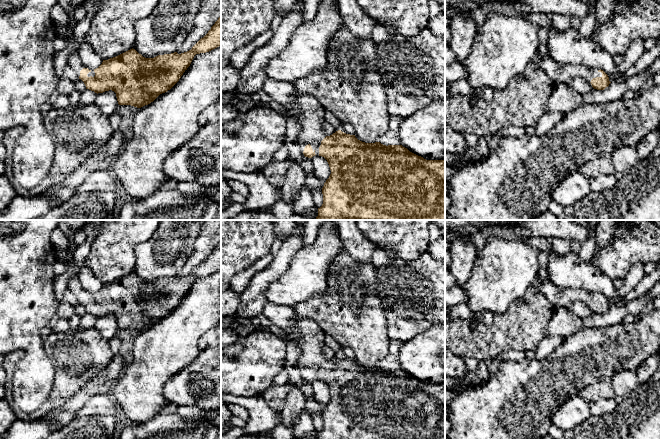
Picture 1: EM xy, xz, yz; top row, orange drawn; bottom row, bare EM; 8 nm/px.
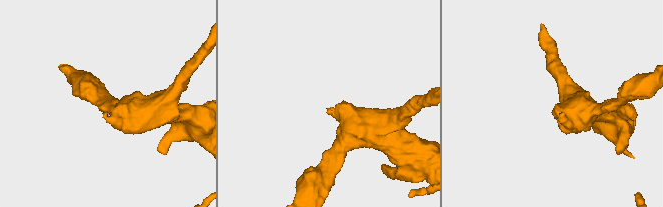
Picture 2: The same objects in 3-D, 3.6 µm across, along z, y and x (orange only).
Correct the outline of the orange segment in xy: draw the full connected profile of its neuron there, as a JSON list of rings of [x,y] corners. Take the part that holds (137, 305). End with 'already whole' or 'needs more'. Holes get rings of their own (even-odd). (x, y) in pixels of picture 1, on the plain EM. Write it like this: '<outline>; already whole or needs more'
[[[221,239],[191,274],[145,282],[135,273],[103,284],[96,293],[76,295],[86,313],[95,317],[112,314],[119,329],[141,332],[170,314],[190,290],[194,280],[221,270]]]; needs more

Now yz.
[[[540,268],[534,285],[545,295],[554,307],[566,307],[574,301],[581,301],[597,314],[604,314],[611,307],[608,299],[601,293],[584,289],[560,289],[549,278],[547,269]]]; needs more

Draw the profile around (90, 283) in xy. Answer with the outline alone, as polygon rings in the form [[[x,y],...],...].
[[[85,265],[80,269],[77,277],[80,280],[83,290],[85,290],[86,292],[96,293],[103,286],[103,282],[101,280],[99,280],[92,273],[92,271]]]

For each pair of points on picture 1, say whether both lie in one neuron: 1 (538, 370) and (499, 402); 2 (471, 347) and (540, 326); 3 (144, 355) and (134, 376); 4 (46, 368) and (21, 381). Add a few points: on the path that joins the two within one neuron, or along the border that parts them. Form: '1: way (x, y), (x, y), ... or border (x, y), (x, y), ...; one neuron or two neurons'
1: way (528, 380), (520, 382), (509, 393); one neuron
2: way (488, 335), (523, 326); one neuron
3: way (144, 360), (144, 366), (139, 371); one neuron
4: way (40, 370), (27, 381); one neuron

